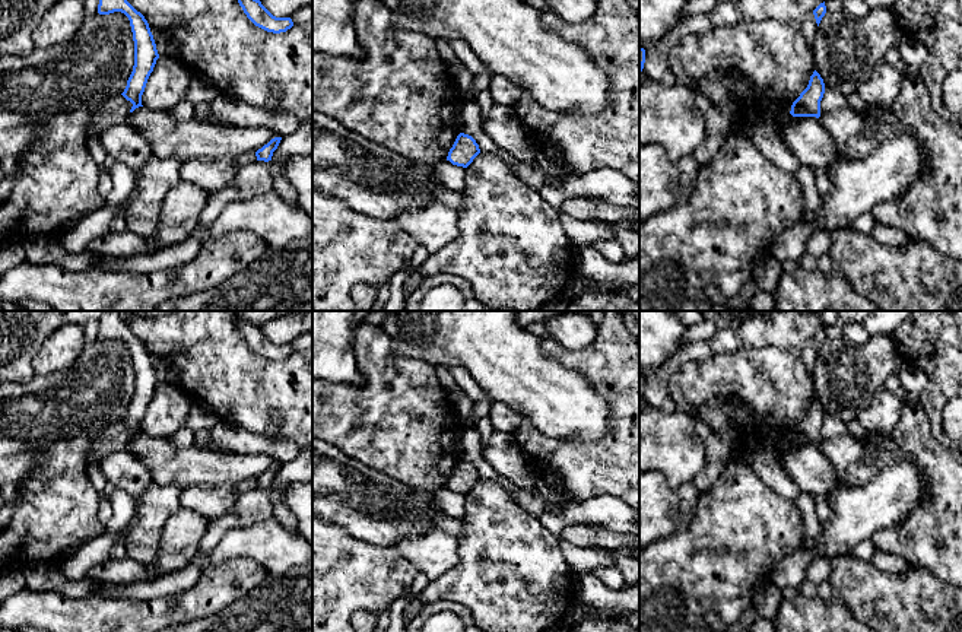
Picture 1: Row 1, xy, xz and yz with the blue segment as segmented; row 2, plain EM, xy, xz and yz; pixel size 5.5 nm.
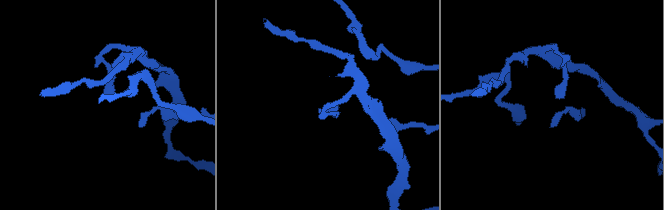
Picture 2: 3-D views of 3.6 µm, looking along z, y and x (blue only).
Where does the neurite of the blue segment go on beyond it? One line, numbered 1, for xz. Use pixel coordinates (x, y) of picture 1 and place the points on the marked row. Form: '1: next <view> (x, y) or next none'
1: next none

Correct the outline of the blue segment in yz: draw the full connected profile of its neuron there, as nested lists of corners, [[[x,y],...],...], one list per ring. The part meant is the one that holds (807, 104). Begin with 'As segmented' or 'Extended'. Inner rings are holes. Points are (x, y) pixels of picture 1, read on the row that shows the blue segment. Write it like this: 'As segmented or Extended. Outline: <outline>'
As segmented. Outline: [[[815,70],[810,76],[807,88],[793,102],[790,114],[793,117],[820,117],[820,101],[825,93],[825,83]]]

